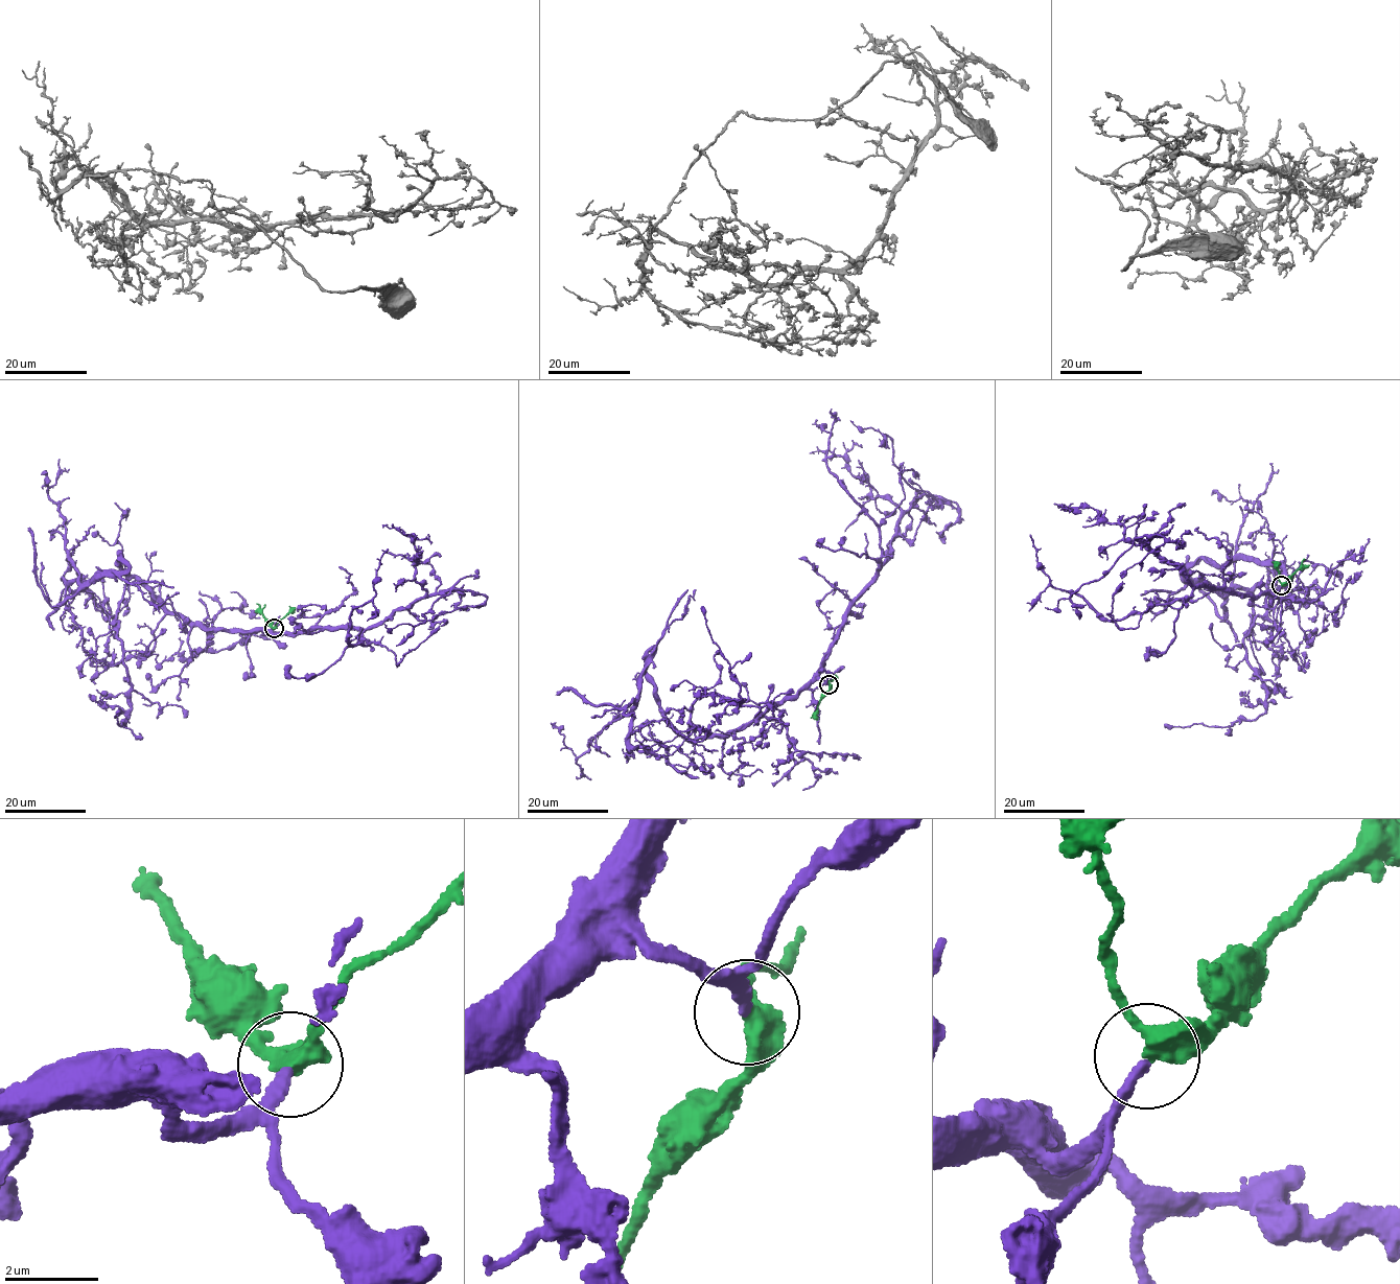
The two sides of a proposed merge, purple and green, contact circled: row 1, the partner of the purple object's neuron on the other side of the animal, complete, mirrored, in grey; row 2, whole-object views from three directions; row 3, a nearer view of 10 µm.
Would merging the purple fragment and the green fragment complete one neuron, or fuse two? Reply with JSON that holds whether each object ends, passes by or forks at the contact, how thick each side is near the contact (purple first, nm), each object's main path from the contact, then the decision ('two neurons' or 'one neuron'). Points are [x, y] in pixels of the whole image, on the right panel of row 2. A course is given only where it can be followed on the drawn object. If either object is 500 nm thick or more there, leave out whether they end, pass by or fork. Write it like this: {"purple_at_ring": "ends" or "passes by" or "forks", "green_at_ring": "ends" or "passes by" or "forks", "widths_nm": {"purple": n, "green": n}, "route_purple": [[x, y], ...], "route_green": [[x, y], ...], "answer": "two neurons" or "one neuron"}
{"purple_at_ring": "ends", "green_at_ring": "passes by", "widths_nm": {"purple": 220, "green": 360}, "route_purple": [[1282, 586], [1283, 564], [1309, 602], [1232, 583], [1253, 506], [1211, 494]], "route_green": [[1282, 585], [1305, 560]], "answer": "one neuron"}

